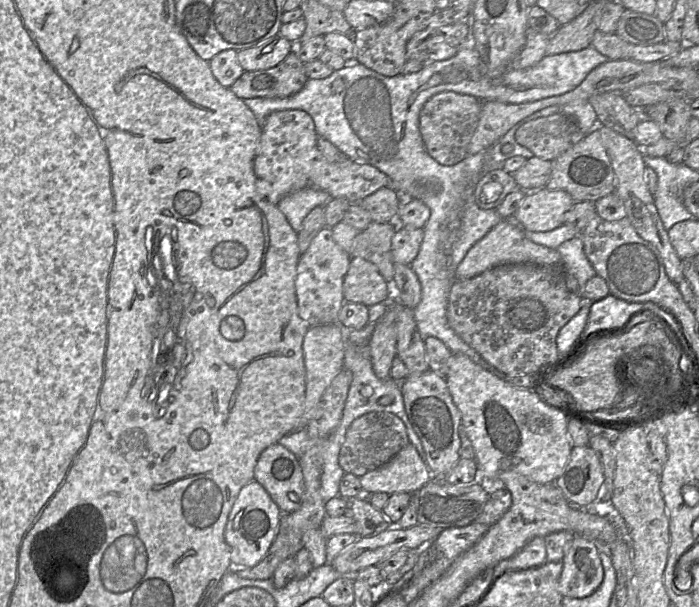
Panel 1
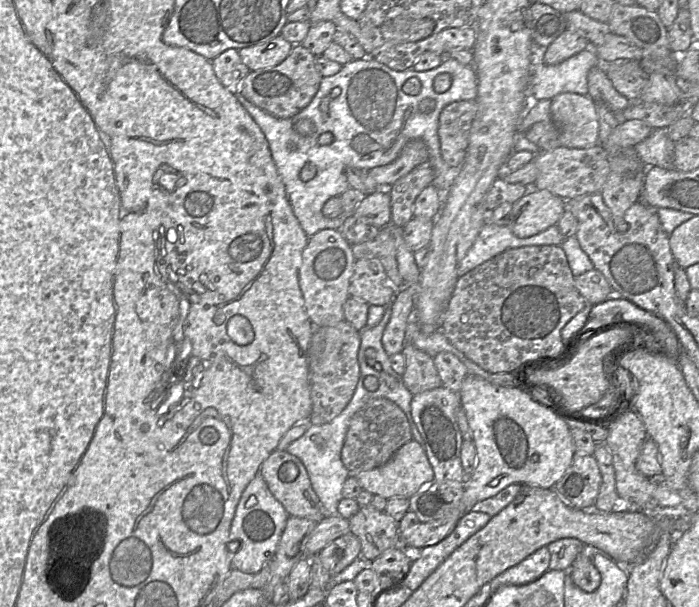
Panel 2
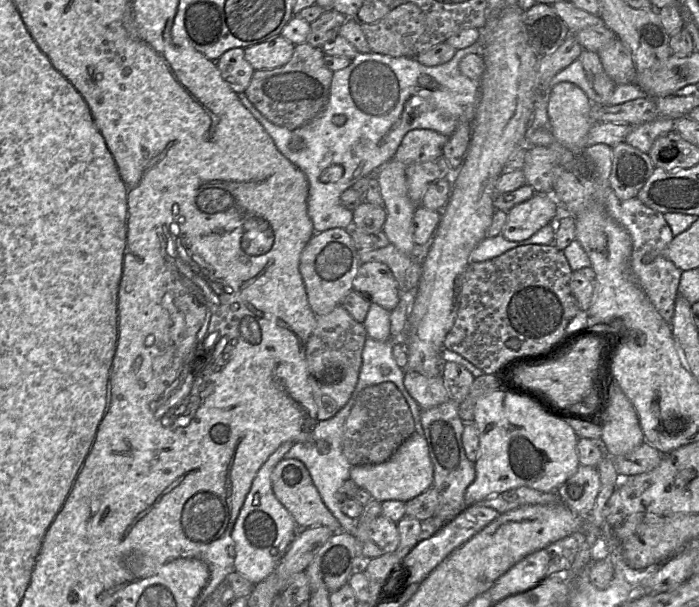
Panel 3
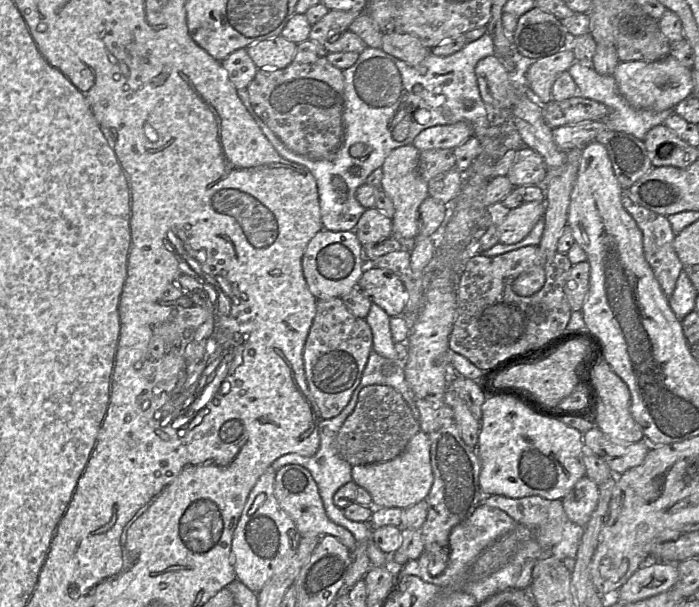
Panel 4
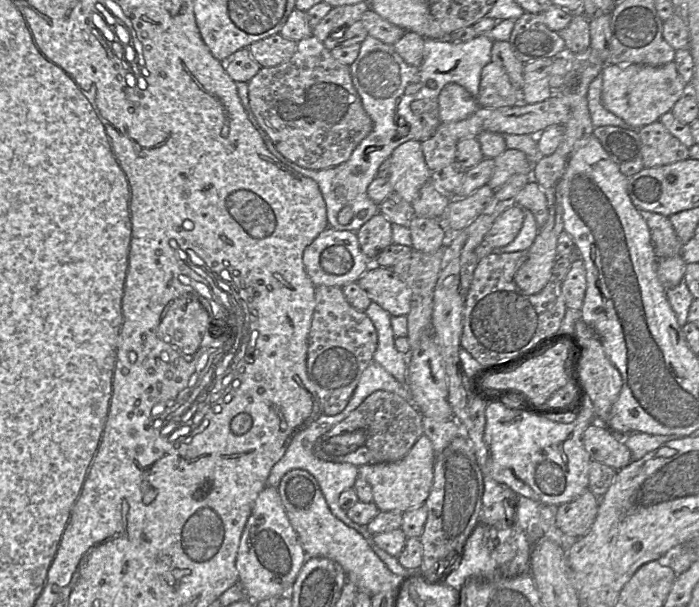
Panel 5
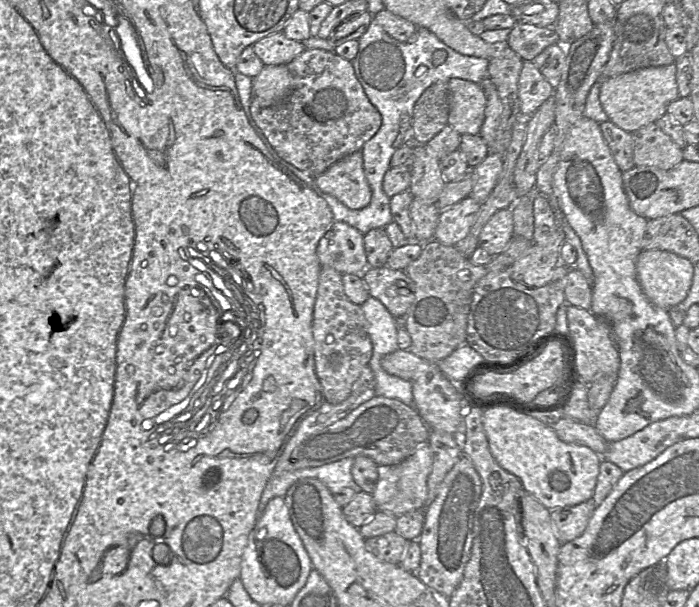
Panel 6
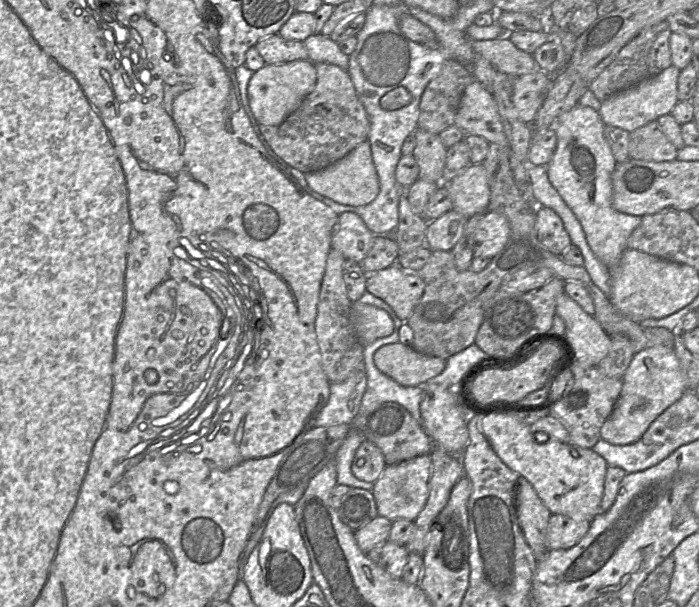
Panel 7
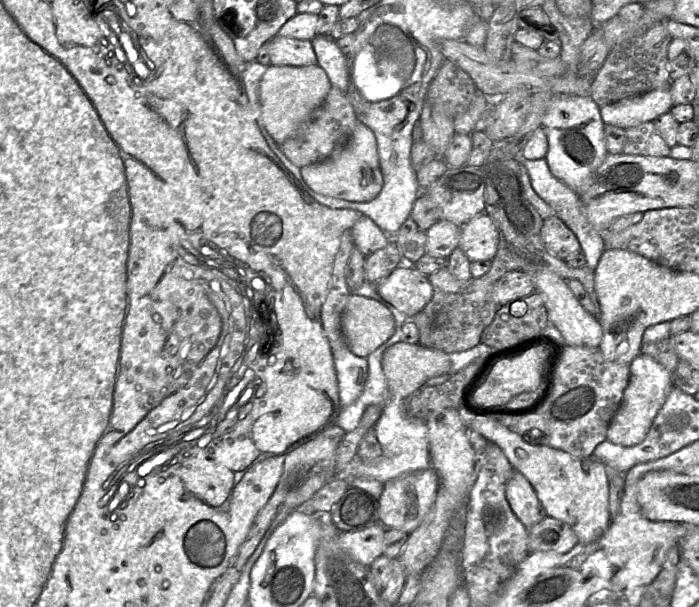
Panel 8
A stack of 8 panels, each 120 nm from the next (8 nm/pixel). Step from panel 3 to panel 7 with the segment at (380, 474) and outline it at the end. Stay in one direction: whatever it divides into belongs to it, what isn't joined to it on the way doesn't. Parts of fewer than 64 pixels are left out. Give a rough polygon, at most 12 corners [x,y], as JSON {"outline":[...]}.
{"outline":[[430,455],[386,466],[378,516],[415,521],[428,500]]}

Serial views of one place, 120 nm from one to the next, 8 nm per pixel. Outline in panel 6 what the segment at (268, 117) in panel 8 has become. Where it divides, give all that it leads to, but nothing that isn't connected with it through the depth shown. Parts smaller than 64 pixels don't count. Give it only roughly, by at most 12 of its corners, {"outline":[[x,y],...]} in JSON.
{"outline":[[265,65],[252,78],[262,106],[285,99],[293,88],[287,65]]}

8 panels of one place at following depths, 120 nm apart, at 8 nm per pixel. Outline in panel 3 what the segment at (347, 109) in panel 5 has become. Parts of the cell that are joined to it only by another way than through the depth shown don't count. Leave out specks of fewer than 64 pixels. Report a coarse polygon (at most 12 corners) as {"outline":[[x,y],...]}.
{"outline":[[305,42],[245,94],[272,123],[294,130],[329,99],[333,71]]}

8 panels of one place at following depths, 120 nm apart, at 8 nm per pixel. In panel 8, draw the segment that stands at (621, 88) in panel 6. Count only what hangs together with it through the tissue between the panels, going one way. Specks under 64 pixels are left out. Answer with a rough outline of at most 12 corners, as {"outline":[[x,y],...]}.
{"outline":[[670,87],[600,107],[604,124],[623,129],[673,107]]}

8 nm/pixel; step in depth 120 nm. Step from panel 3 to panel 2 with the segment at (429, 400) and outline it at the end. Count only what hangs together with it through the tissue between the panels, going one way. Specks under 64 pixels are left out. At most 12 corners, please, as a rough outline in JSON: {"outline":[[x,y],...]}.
{"outline":[[410,343],[402,377],[412,395],[443,385],[430,355]]}

